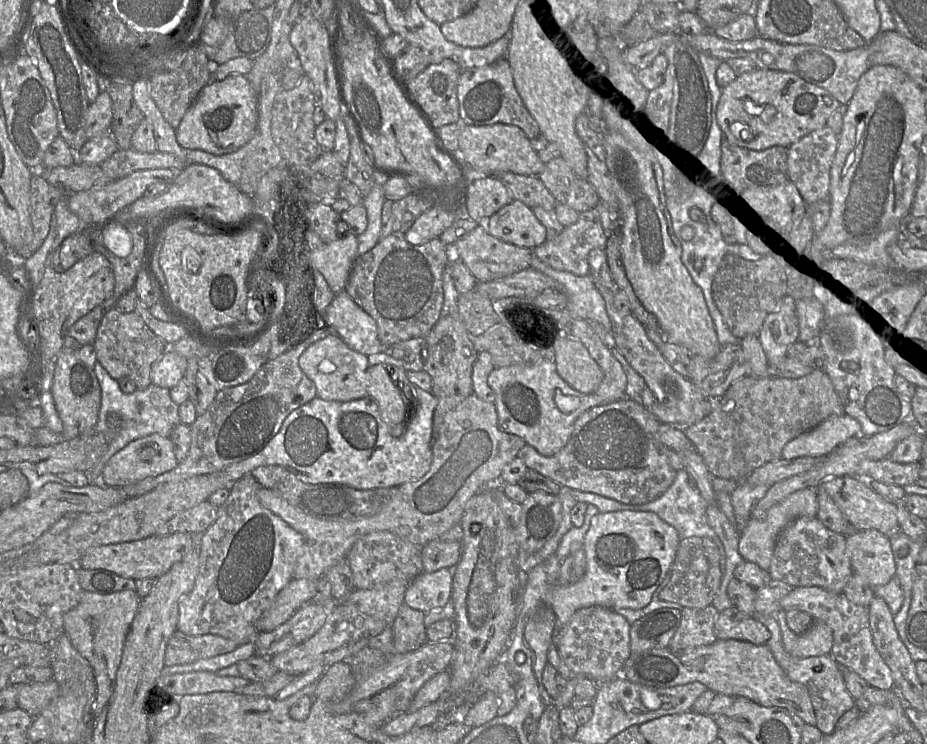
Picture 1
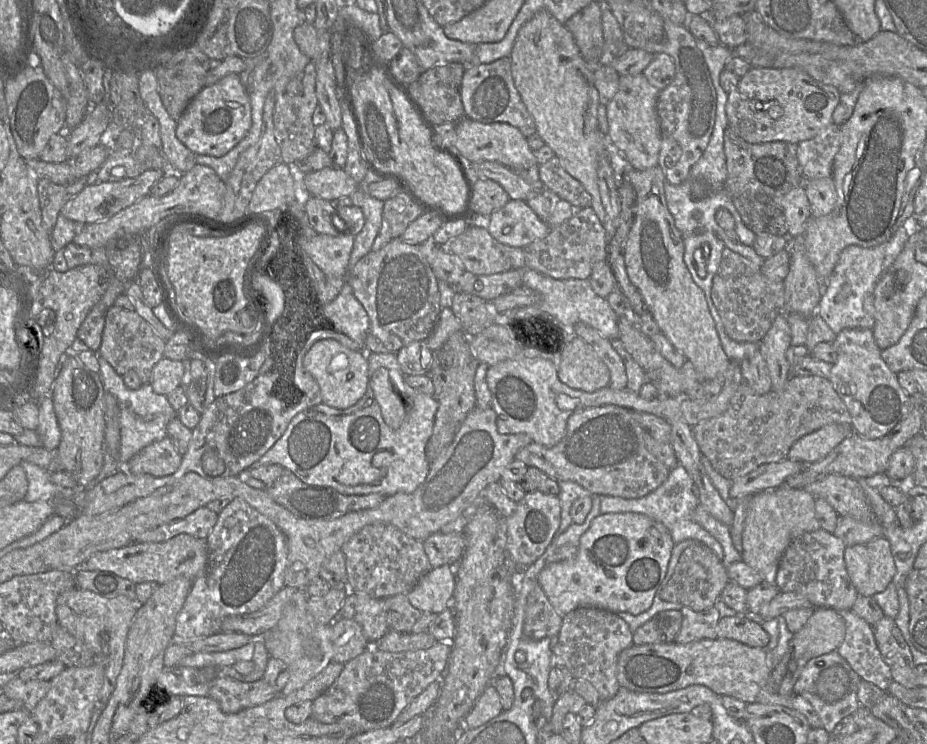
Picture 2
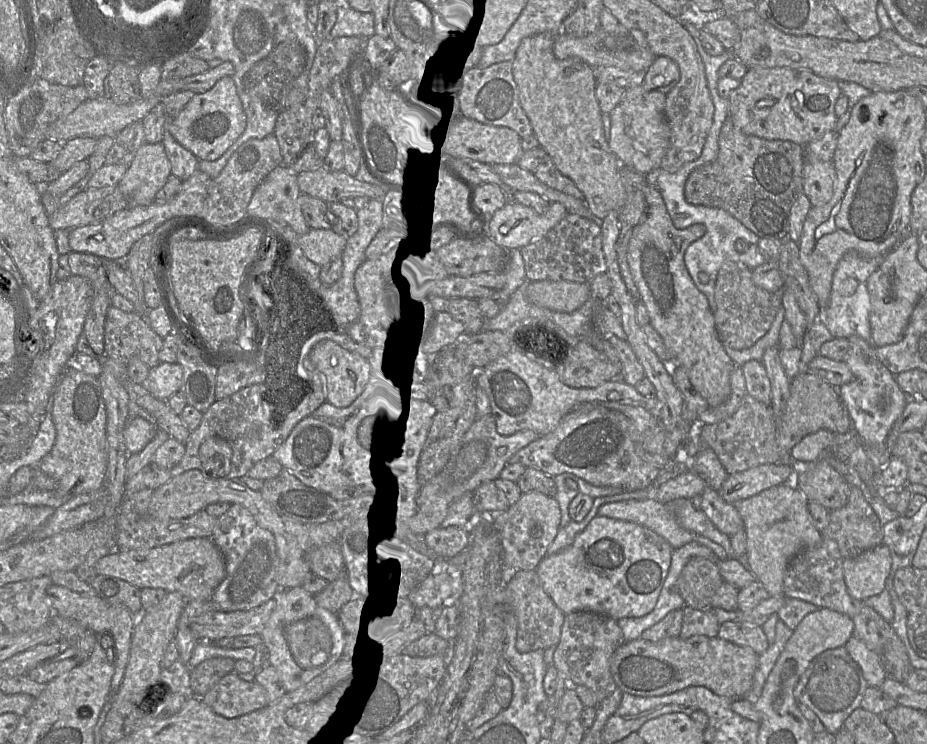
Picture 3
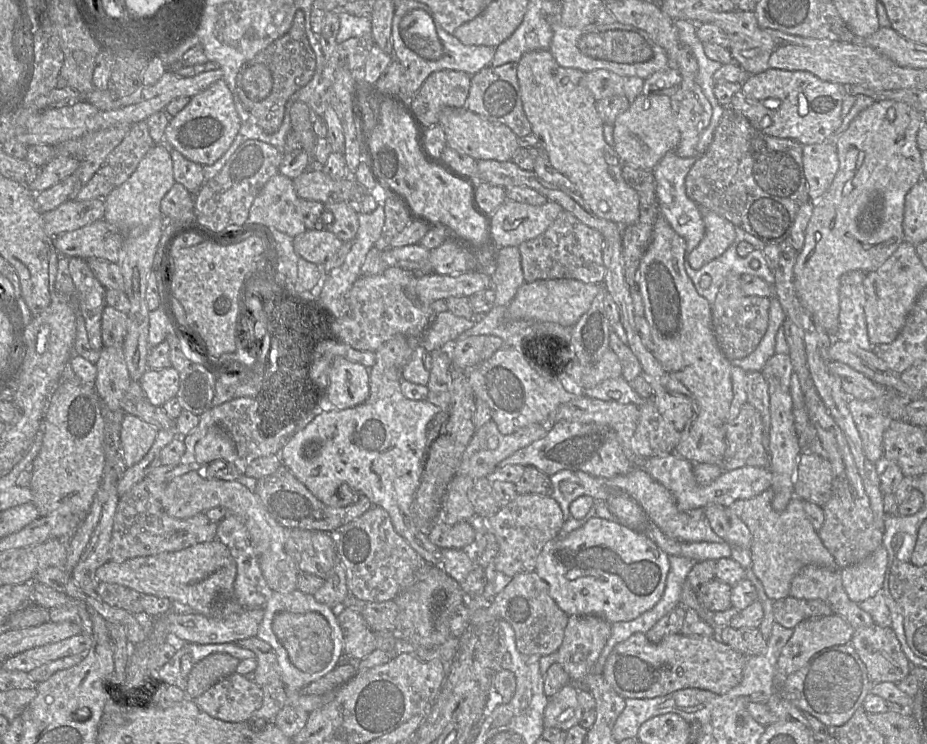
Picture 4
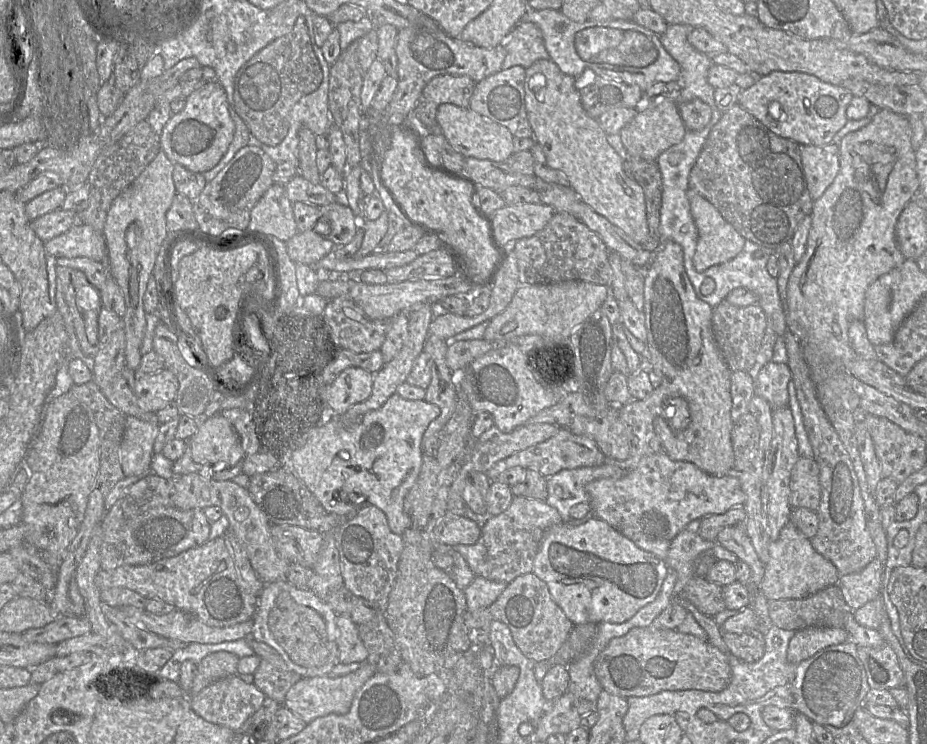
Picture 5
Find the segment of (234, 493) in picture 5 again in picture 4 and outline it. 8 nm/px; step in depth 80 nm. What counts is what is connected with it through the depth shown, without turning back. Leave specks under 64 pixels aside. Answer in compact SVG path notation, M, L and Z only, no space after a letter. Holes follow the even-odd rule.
M189 471L166 484L161 505L166 514L177 519L190 518L200 512L205 513L211 508L225 508L228 514L237 516L246 526L262 574L272 591L289 593L297 589L299 569L284 549L288 529L268 513L255 492L250 491L237 480L205 478L198 471Z

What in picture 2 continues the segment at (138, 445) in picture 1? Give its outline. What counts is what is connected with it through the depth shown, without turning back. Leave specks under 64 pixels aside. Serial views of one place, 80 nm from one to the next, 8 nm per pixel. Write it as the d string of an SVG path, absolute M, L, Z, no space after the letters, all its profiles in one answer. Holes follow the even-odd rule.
M169 436L153 442L132 456L125 469L132 474L150 474L163 477L173 474L182 462L182 456Z

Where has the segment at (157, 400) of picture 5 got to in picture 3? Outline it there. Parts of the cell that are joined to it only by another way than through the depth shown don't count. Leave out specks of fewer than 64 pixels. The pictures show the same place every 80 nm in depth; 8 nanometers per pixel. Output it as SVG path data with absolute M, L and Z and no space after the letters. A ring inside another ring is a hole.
M160 362L149 368L144 386L158 400L168 400L177 393L182 384L183 369L178 363Z

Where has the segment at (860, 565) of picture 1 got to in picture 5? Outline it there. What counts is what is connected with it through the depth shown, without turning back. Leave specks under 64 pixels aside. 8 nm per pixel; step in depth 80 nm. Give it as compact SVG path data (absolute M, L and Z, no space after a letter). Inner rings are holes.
M875 558L861 571L839 577L837 585L852 611L880 597L884 566Z

